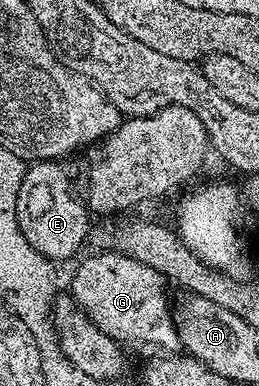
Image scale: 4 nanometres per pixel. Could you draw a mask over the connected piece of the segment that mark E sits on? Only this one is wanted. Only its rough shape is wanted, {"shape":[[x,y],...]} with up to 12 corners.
{"shape":[[59,160],[34,161],[16,218],[61,263],[89,240],[90,210]]}

